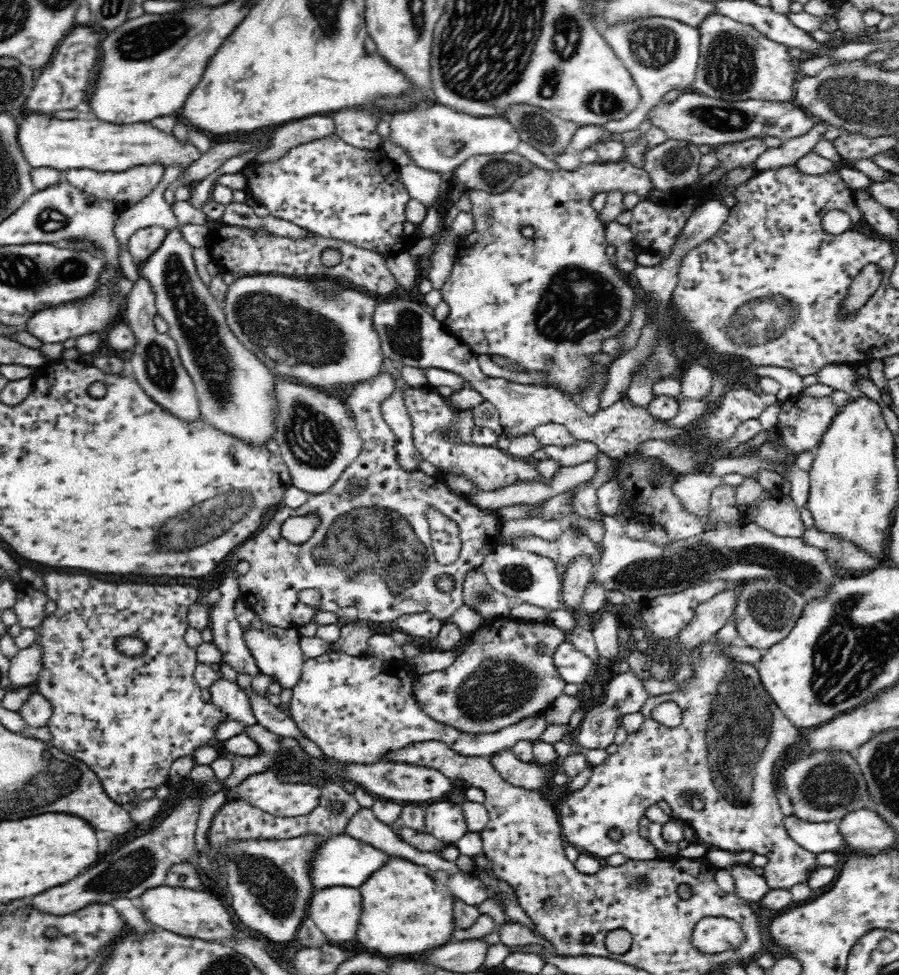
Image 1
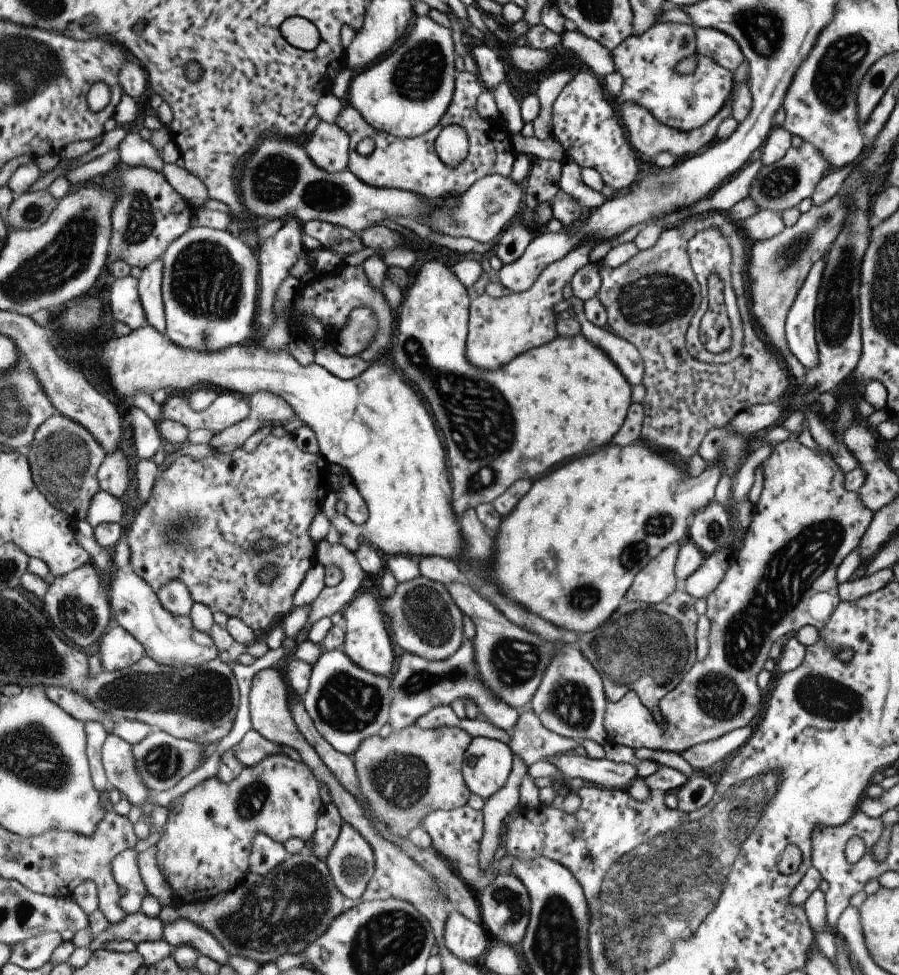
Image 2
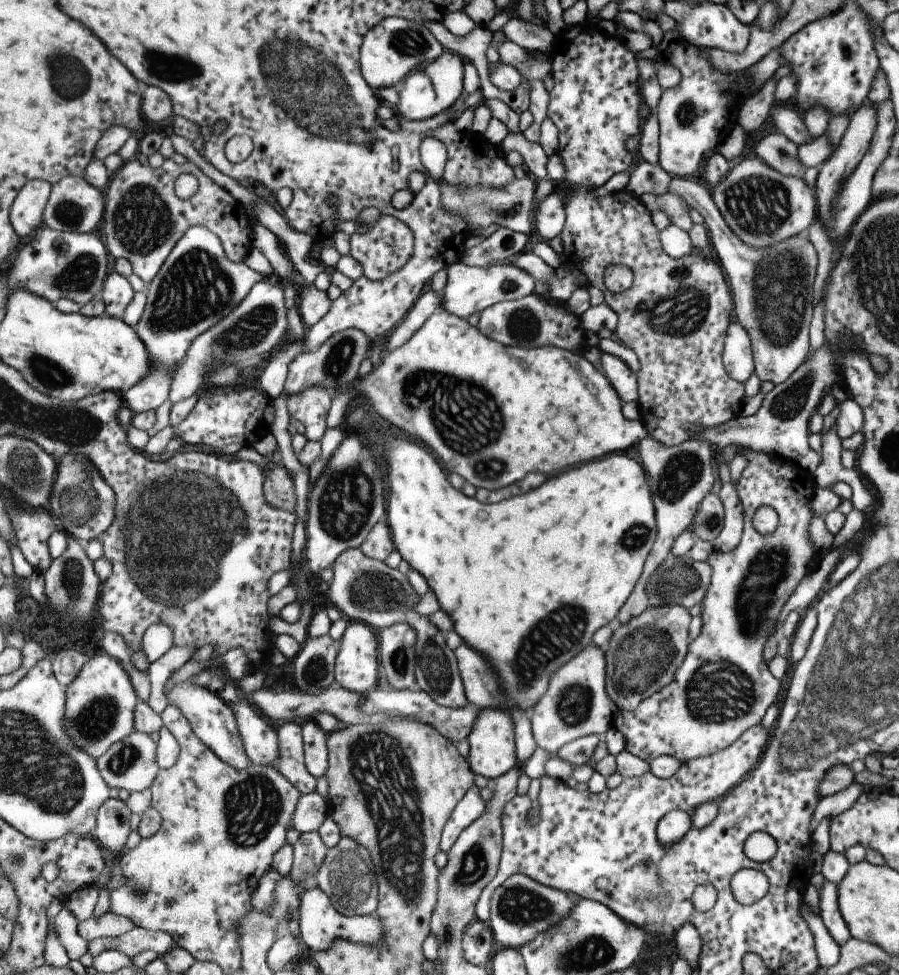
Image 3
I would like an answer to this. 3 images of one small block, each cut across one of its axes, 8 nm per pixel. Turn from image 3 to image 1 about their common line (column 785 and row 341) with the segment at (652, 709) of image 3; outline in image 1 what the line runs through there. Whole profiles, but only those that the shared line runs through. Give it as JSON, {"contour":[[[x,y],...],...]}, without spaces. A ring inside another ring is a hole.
{"contour":[[[594,162],[580,164],[574,172],[532,166],[528,174],[516,178],[502,194],[488,194],[482,190],[466,192],[472,204],[474,230],[460,240],[452,276],[440,290],[444,302],[450,306],[450,314],[444,322],[446,328],[468,344],[476,356],[506,356],[518,362],[524,372],[554,372],[548,380],[576,398],[588,382],[588,376],[600,370],[600,364],[592,362],[592,354],[600,354],[600,342],[604,338],[618,336],[630,324],[634,306],[634,290],[608,256],[606,226],[600,224],[598,212],[592,208],[596,194],[610,194],[616,190],[622,194],[636,194],[642,202],[650,200],[656,186],[646,170],[634,168],[632,164]],[[520,224],[534,226],[536,236],[532,240],[522,238],[518,232]]]}

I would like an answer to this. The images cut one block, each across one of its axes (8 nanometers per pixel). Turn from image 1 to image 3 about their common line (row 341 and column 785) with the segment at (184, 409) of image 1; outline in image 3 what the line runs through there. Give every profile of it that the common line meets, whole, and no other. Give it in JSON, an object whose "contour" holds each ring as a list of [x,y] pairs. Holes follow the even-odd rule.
{"contour":[[[773,132],[763,136],[757,144],[755,144],[755,158],[763,160],[765,164],[769,164],[773,170],[785,174],[785,176],[803,176],[801,172],[801,164],[797,160],[797,144],[791,142],[785,134]]]}

